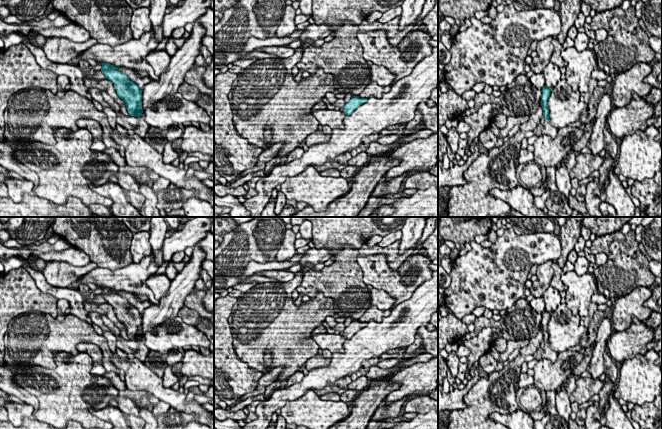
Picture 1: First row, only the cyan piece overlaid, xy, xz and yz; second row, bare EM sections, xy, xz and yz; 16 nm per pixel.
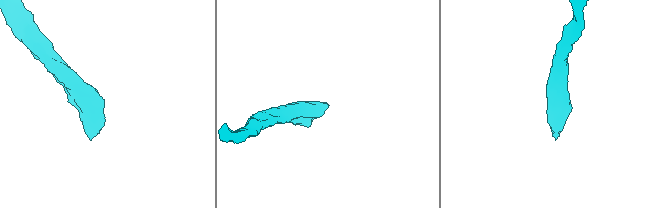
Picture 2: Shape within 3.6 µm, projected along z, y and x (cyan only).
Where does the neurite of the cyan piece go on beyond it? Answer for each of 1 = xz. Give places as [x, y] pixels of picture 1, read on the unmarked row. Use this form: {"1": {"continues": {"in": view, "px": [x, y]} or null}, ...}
{"1": {"continues": null}}

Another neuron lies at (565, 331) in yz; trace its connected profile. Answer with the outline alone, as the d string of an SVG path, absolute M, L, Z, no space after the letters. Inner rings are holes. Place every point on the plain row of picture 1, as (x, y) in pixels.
M561 303L551 314L547 324L550 348L557 352L564 352L576 346L587 327L580 325L581 317L573 315L565 303Z

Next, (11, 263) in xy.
M15 256L10 257L8 259L1 259L0 262L4 266L4 272L2 275L6 275L10 270L13 269L19 269L19 268L25 268L25 267L33 267L35 269L35 266L33 264L33 259L19 259Z

